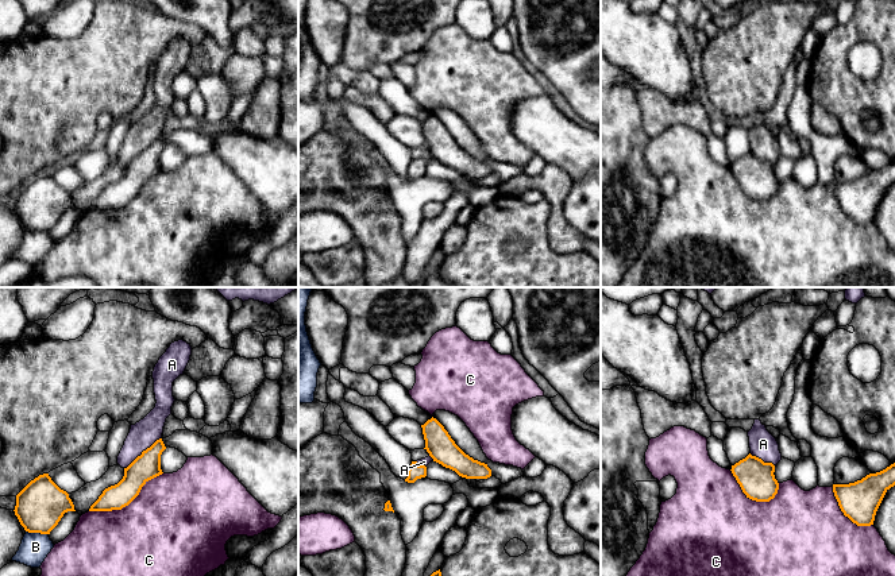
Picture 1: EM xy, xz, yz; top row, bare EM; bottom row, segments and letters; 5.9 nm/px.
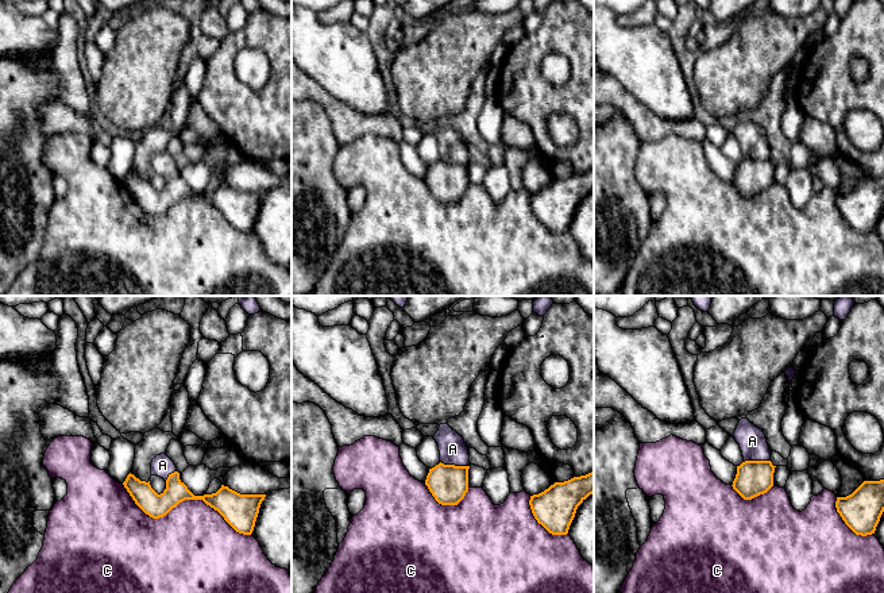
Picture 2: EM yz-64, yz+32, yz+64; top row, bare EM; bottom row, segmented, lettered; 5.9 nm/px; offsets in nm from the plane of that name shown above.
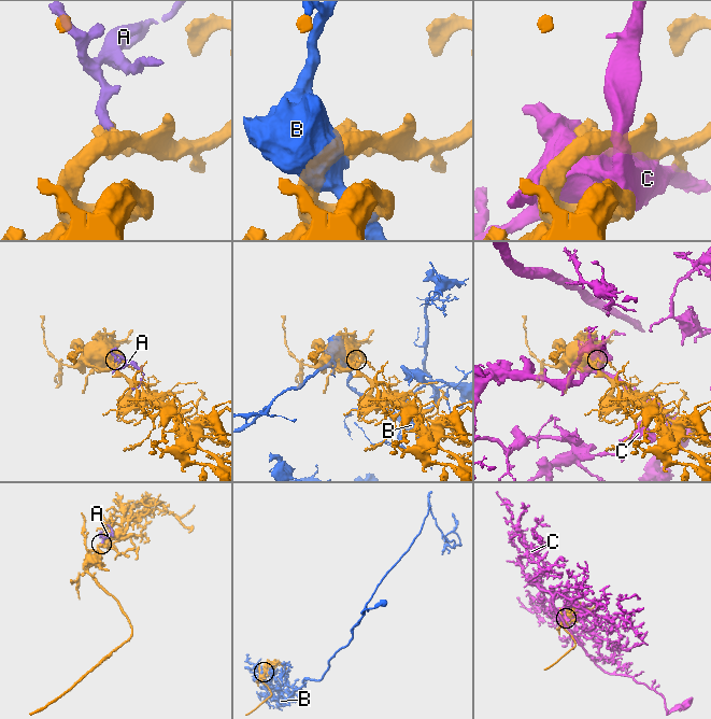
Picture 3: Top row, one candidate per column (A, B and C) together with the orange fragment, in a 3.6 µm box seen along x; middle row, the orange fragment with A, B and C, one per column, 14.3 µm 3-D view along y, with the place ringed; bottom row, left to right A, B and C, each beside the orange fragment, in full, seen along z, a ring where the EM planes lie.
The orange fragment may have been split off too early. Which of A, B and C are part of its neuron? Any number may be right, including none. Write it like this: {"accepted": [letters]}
{"accepted": ["A"]}

